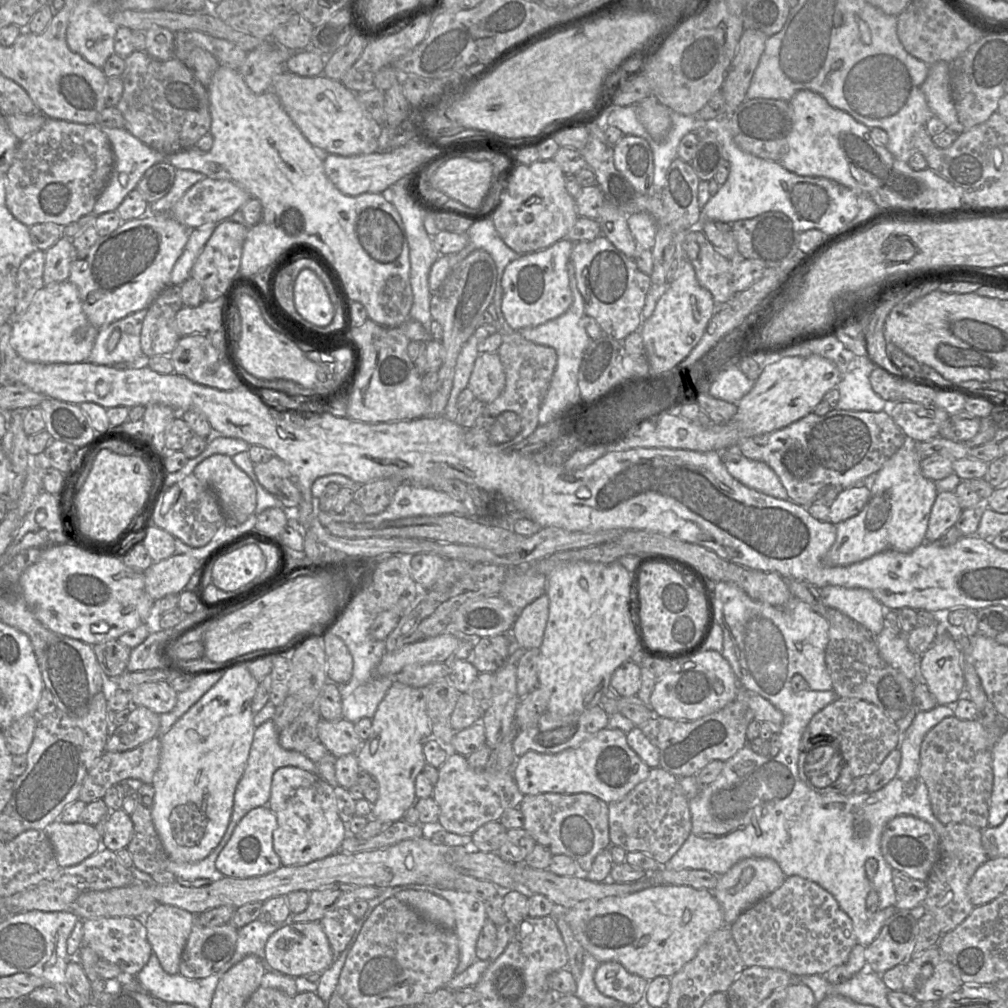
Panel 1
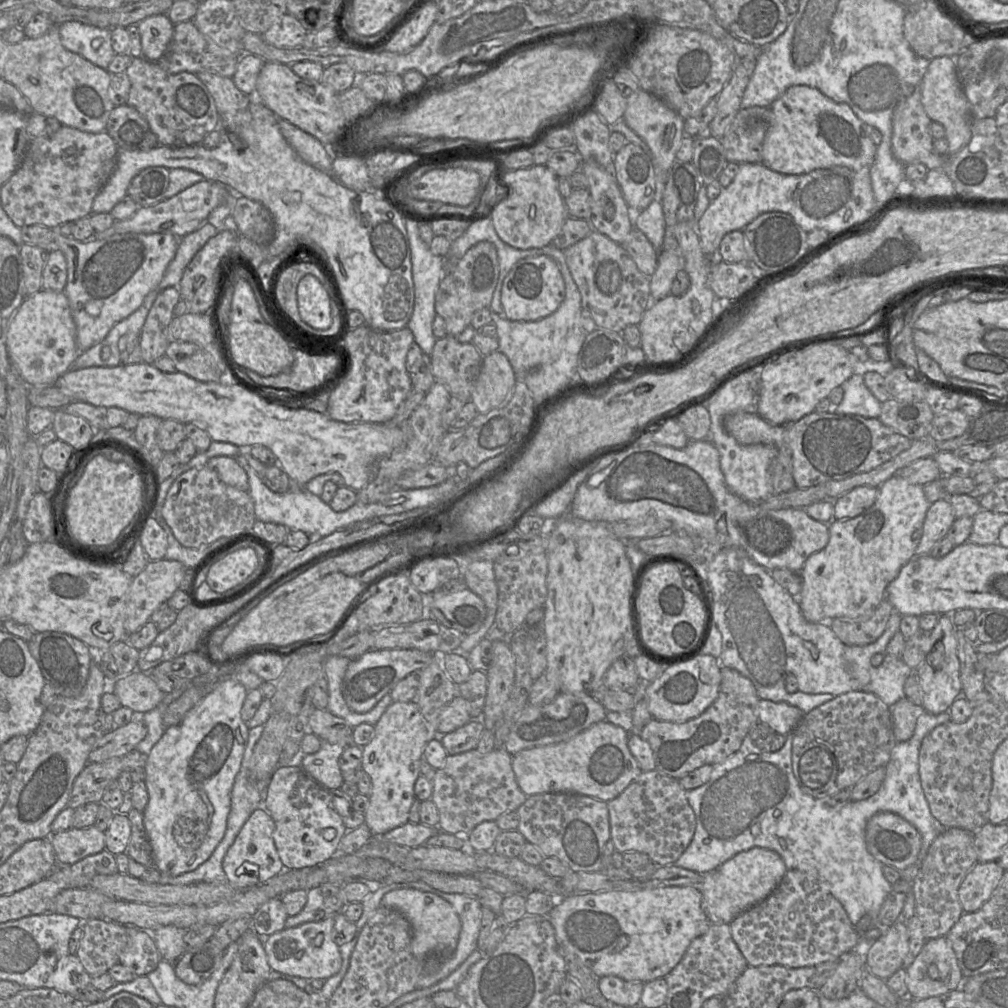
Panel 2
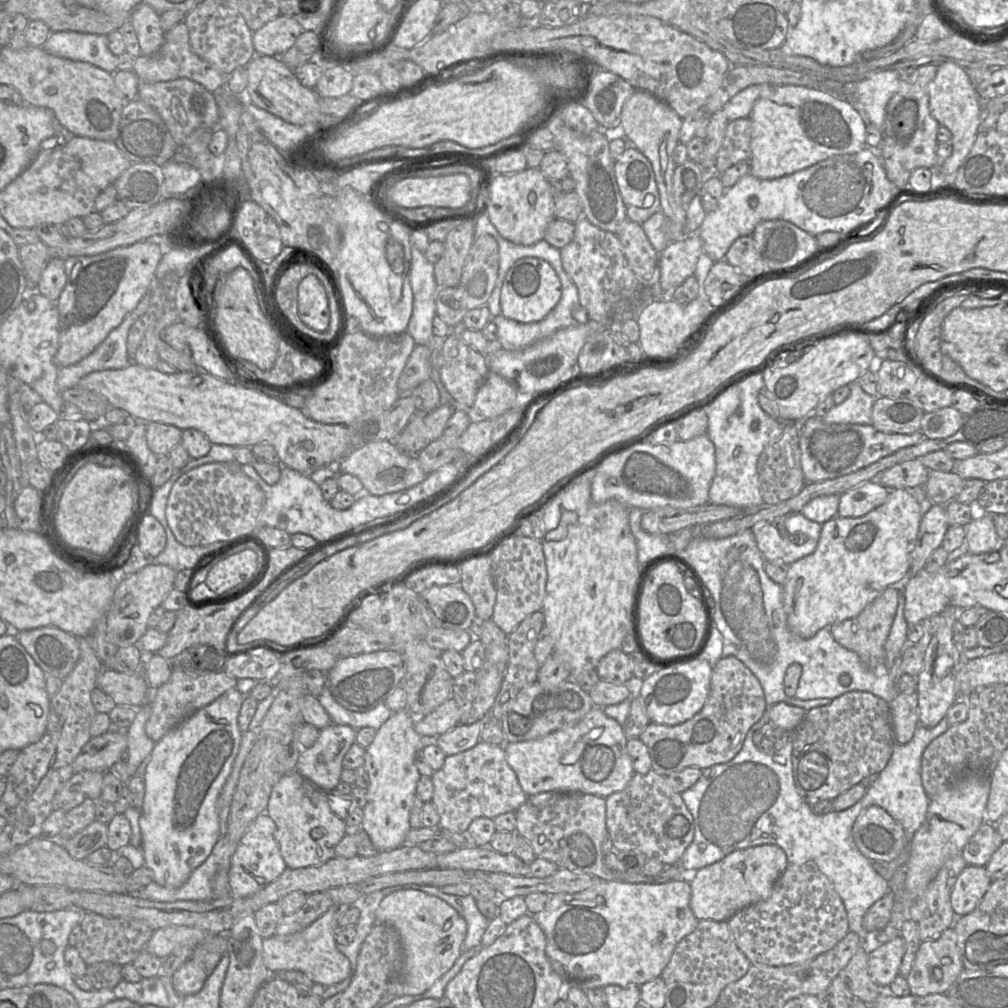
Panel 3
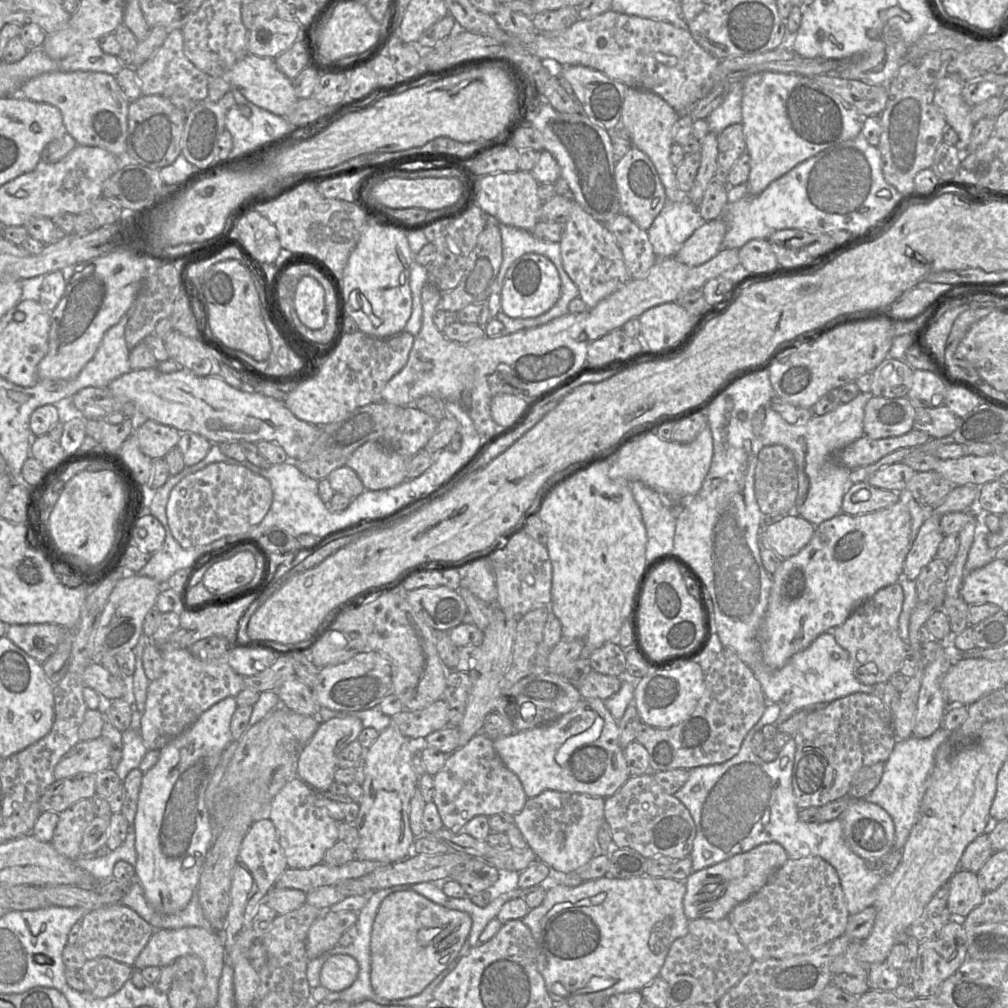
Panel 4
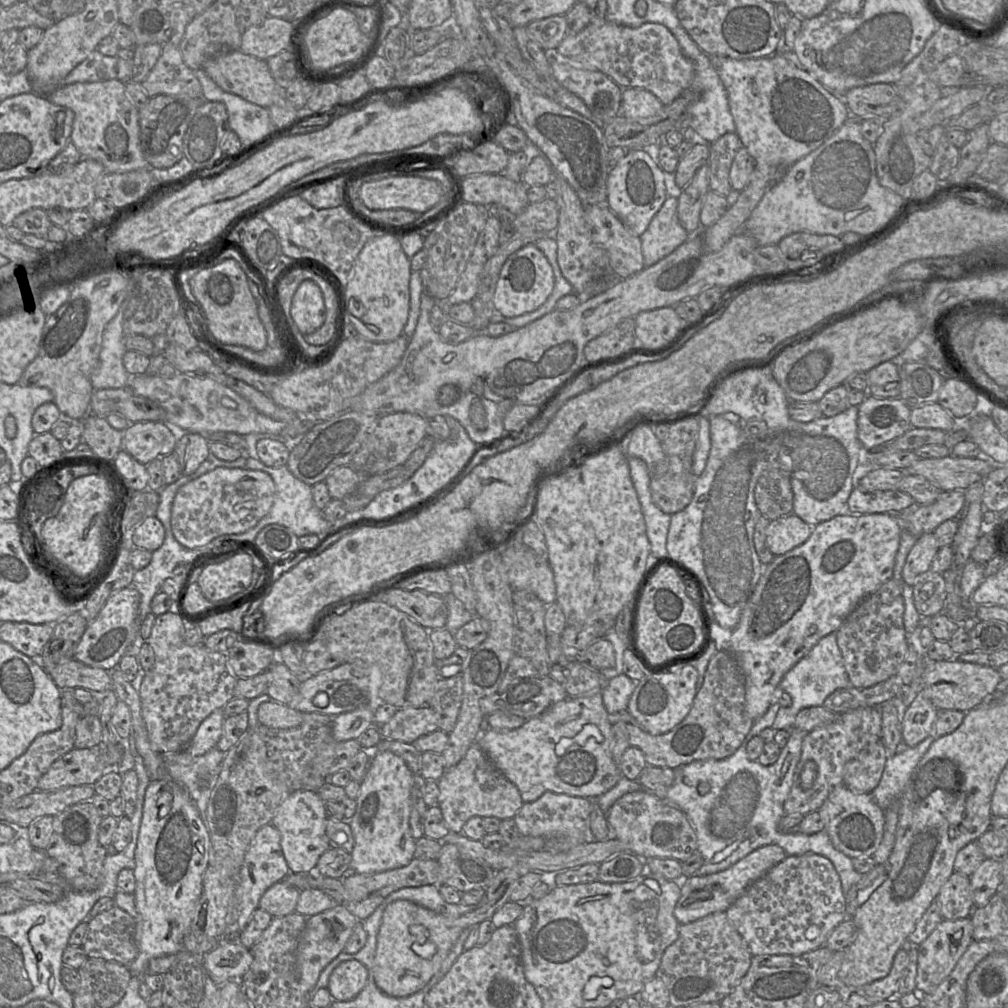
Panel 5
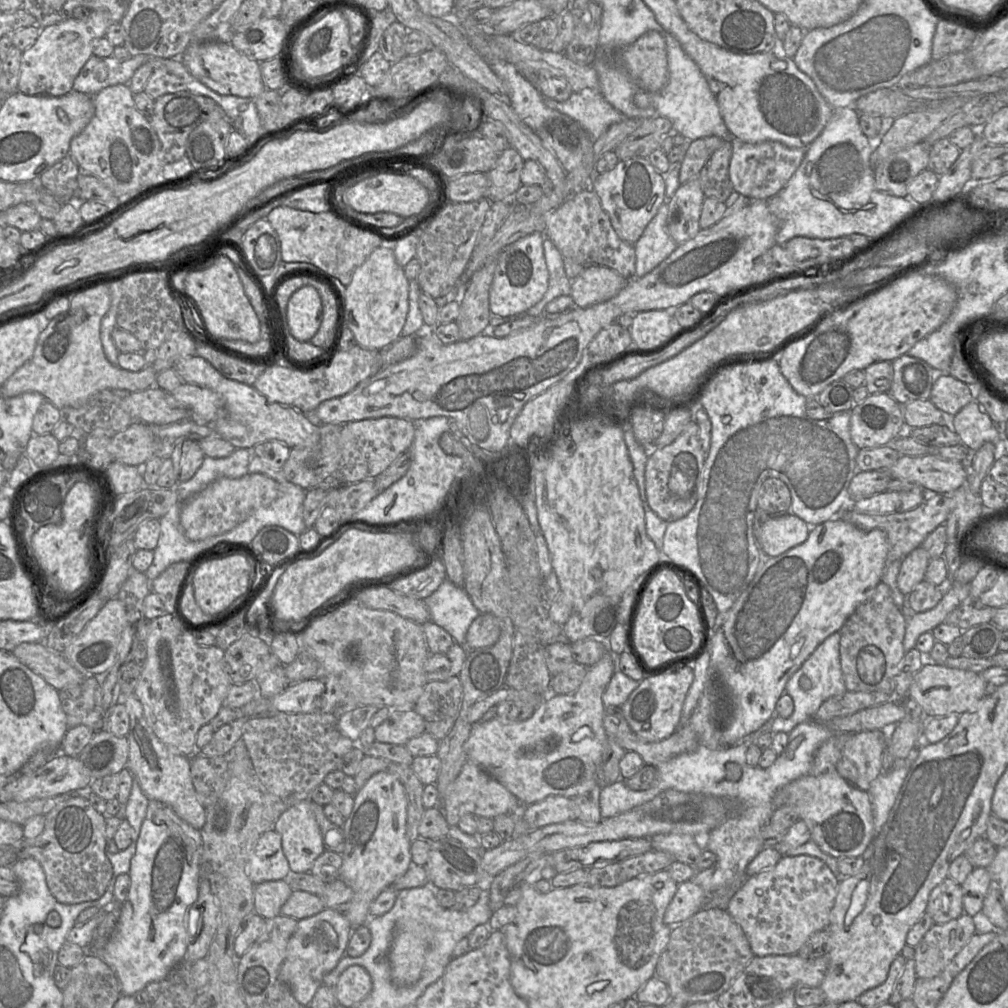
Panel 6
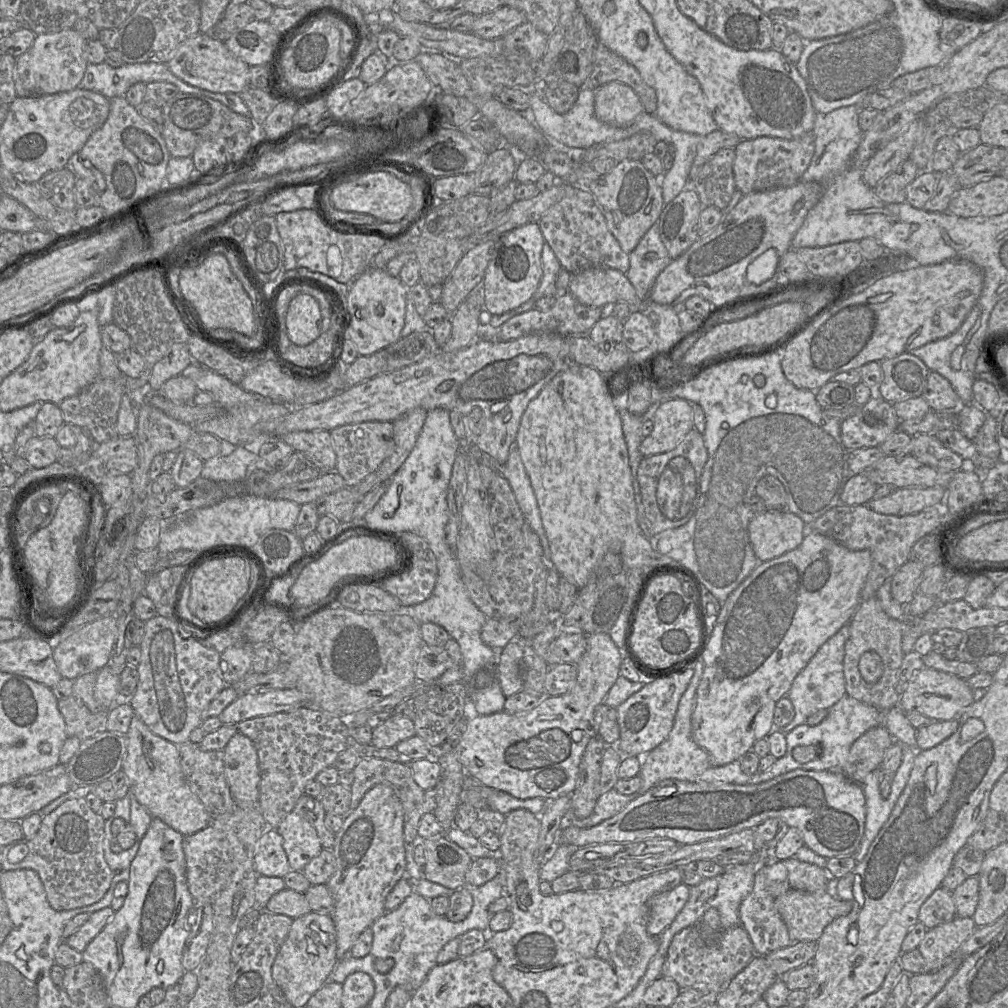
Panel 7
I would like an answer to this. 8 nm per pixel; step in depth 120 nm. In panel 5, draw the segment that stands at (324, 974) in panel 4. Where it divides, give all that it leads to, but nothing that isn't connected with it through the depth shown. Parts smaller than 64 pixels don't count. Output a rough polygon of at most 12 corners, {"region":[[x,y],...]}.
{"region":[[347,960],[333,969],[327,989],[335,1001],[363,990],[366,967]]}

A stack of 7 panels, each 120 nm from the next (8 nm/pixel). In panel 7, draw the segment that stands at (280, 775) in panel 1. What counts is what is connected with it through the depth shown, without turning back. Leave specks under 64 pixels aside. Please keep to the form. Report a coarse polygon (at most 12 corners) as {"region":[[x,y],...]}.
{"region":[[294,811],[276,830],[293,871],[323,849],[315,828]]}

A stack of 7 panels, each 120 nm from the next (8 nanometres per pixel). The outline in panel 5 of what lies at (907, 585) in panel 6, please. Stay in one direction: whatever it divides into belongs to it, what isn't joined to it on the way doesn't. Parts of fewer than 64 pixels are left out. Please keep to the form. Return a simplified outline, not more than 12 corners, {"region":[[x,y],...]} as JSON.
{"region":[[934,533],[919,537],[906,558],[902,580],[913,586],[938,550]]}

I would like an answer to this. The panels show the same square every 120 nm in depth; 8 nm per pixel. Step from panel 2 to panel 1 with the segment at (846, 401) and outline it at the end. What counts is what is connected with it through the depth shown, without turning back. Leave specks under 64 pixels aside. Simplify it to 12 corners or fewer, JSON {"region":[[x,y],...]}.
{"region":[[852,367],[836,388],[833,409],[888,412],[865,367]]}

